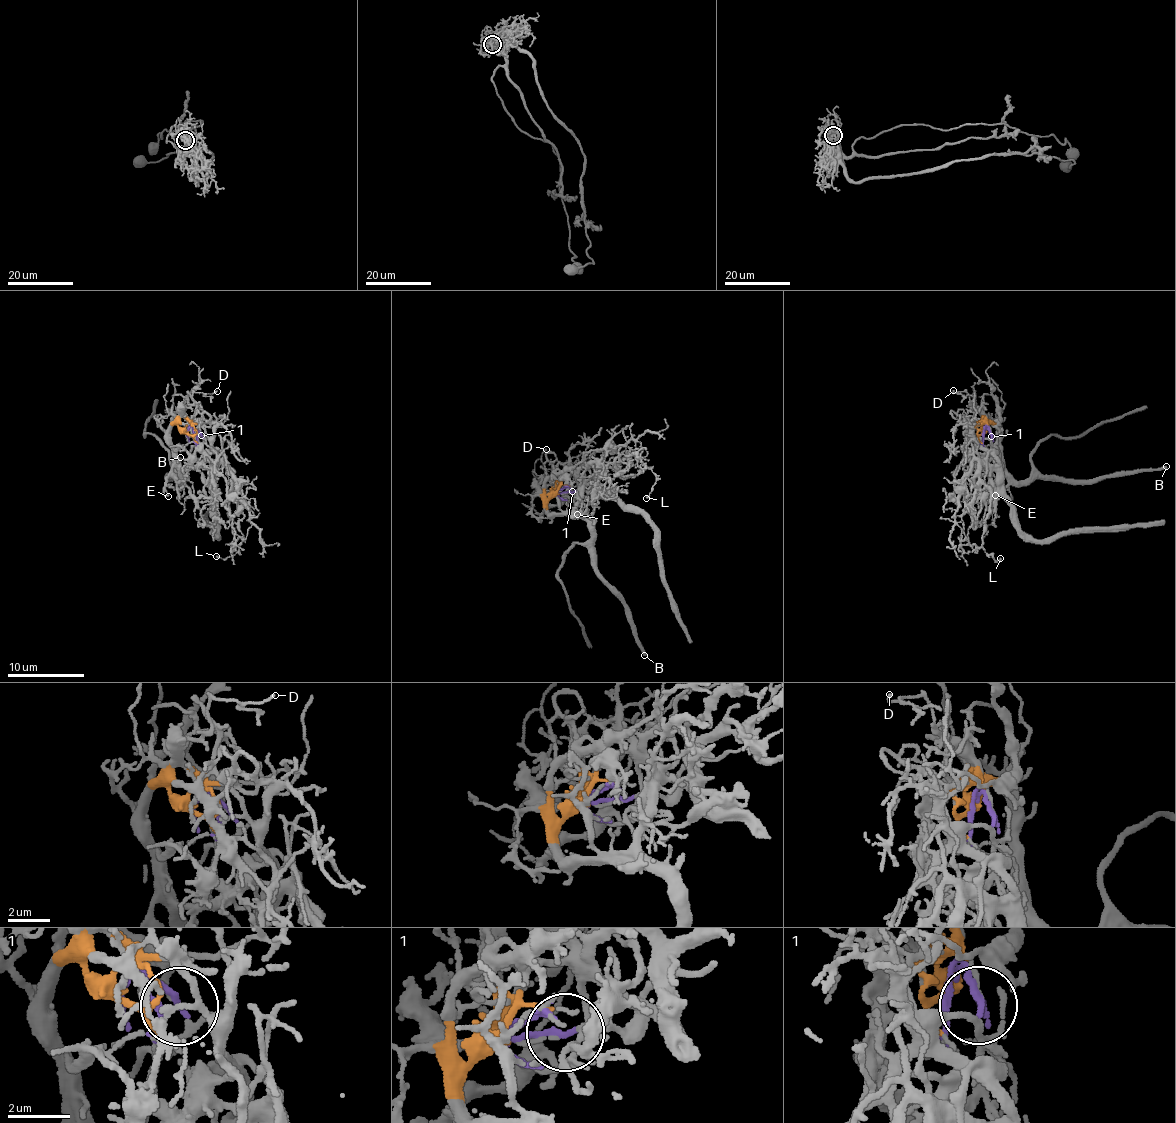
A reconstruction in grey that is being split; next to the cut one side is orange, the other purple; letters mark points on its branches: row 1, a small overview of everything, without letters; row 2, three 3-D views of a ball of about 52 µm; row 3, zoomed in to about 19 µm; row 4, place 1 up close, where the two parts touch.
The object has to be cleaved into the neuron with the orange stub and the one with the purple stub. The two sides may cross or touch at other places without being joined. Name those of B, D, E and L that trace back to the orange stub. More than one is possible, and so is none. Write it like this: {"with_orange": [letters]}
{"with_orange": ["B", "D", "E"]}

